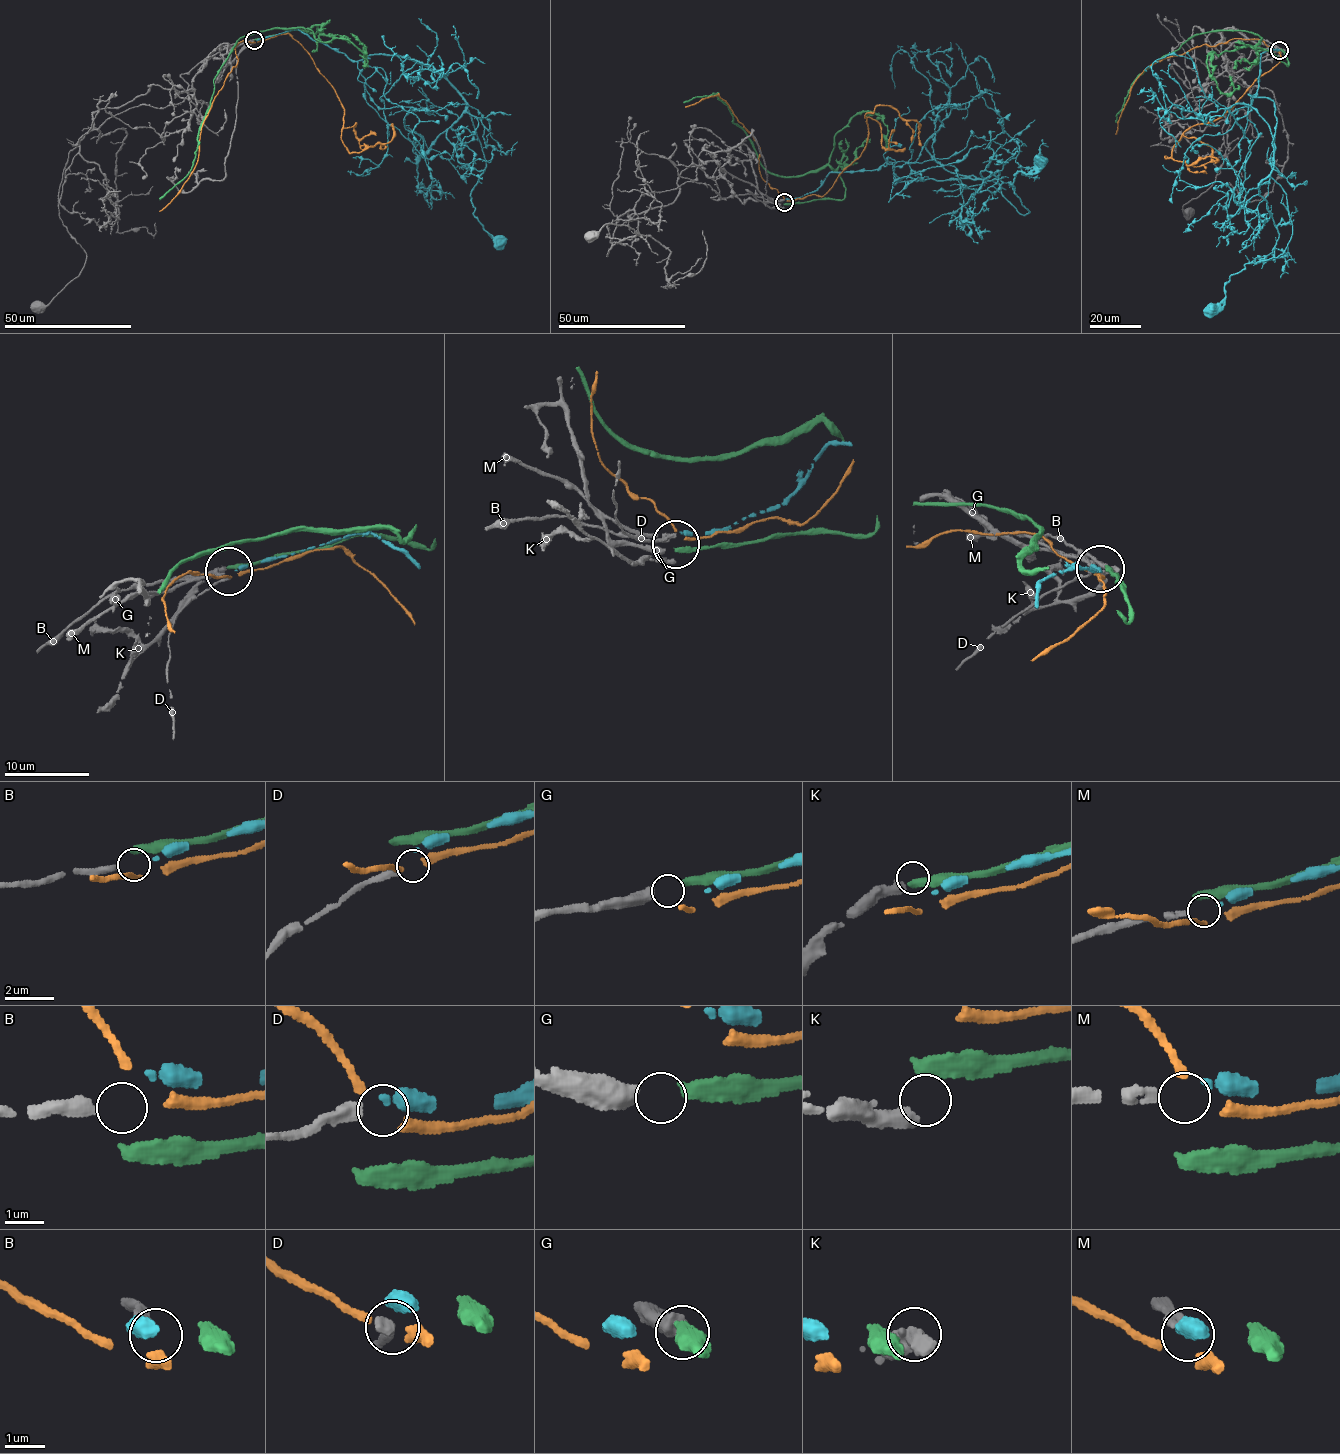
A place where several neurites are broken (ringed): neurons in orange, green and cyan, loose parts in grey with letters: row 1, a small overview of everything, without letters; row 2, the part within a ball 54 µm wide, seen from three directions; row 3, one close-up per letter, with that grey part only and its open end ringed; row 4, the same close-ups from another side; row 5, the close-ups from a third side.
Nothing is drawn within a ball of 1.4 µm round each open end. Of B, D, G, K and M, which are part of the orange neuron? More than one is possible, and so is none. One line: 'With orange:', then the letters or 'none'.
With orange: none

